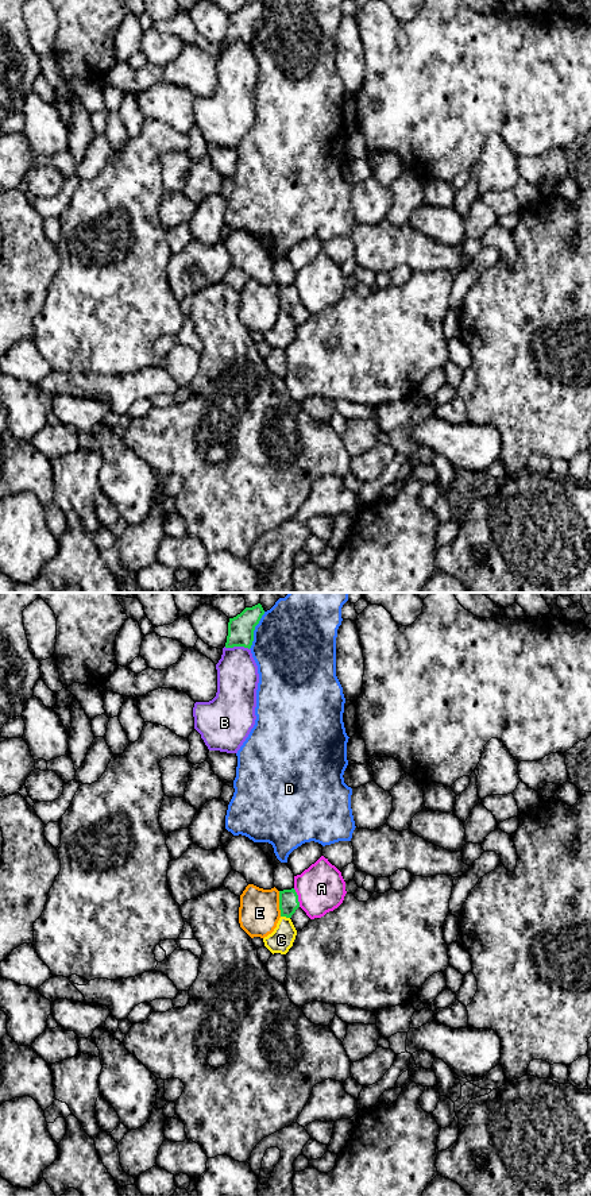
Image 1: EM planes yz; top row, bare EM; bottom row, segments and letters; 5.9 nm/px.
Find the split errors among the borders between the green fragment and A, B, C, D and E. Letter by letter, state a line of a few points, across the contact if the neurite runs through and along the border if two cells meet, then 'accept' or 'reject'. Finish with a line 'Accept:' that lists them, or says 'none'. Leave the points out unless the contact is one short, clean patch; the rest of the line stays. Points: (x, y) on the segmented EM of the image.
A: reject
B: reject
C: reject
D: reject
E: reject
Accept: none

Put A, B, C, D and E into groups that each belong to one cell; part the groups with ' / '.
A / B / C / D / E

